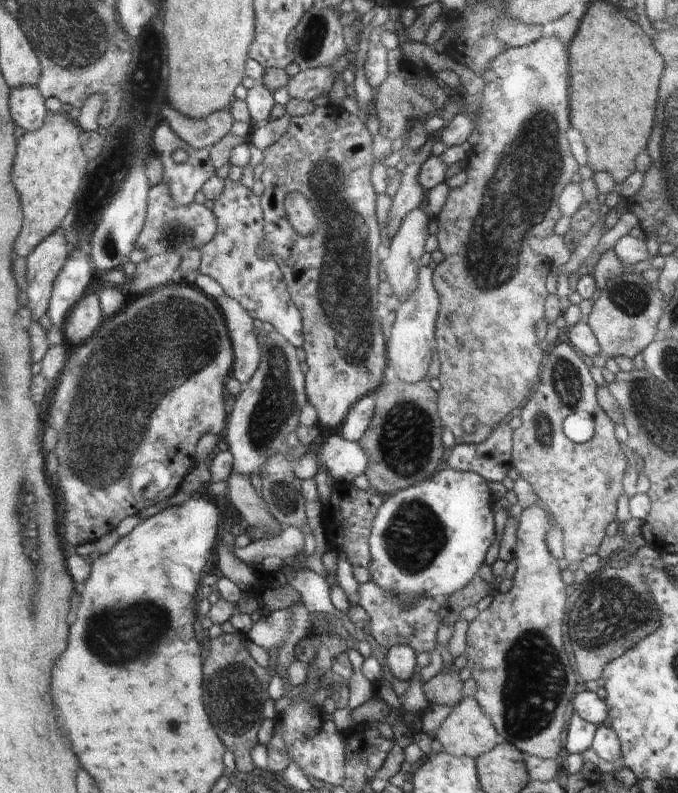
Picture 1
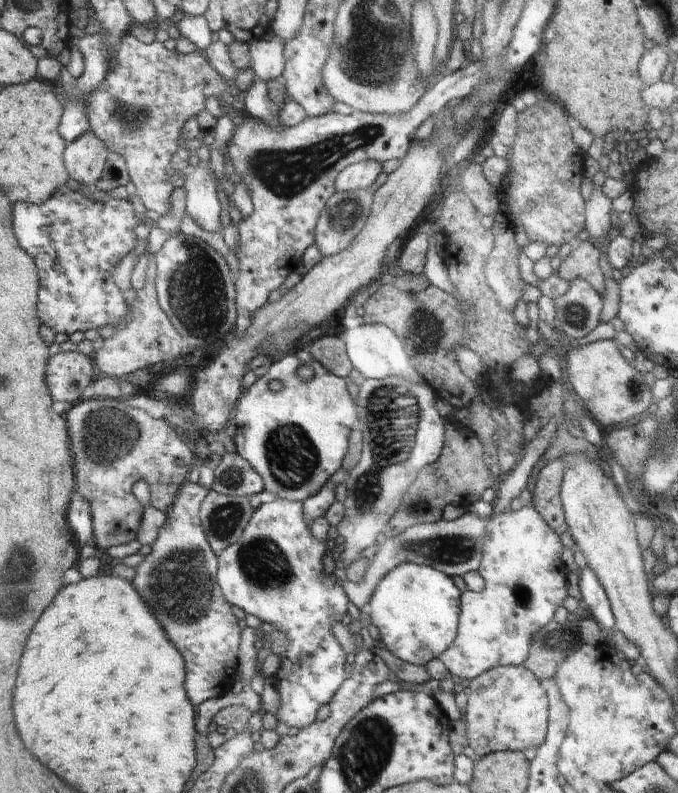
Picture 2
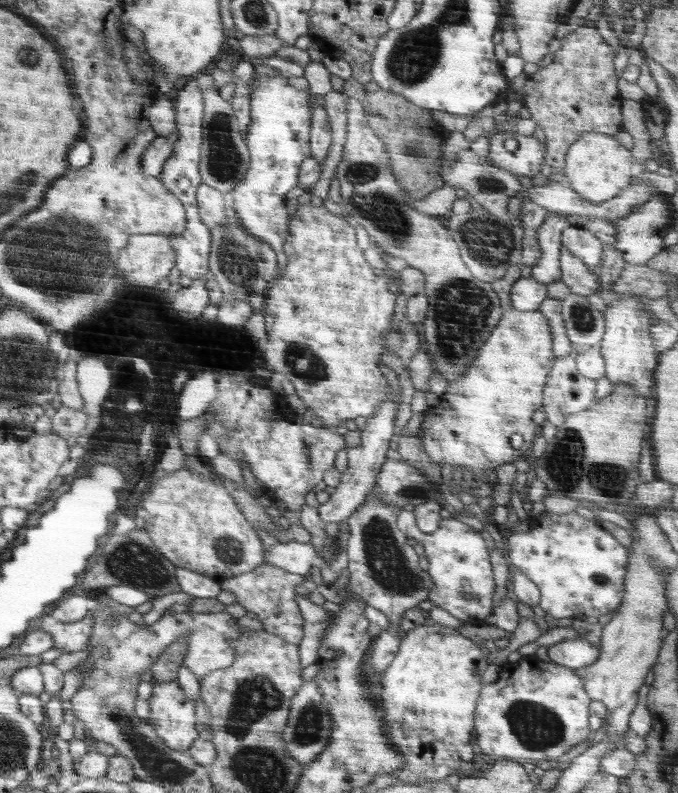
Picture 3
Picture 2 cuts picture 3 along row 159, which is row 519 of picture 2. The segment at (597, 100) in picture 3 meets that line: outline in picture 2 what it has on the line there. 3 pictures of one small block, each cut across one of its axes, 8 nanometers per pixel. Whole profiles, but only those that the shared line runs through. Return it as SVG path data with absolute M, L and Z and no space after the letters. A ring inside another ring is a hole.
M562 457L546 463L542 468L535 471L536 481L532 506L536 512L541 513L550 528L560 535L569 528L565 521L565 509L561 504L562 478L566 473L566 462Z

